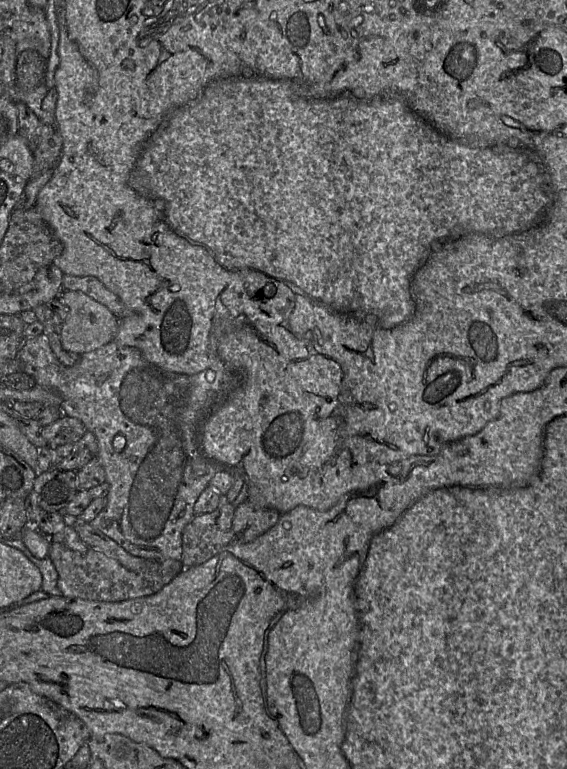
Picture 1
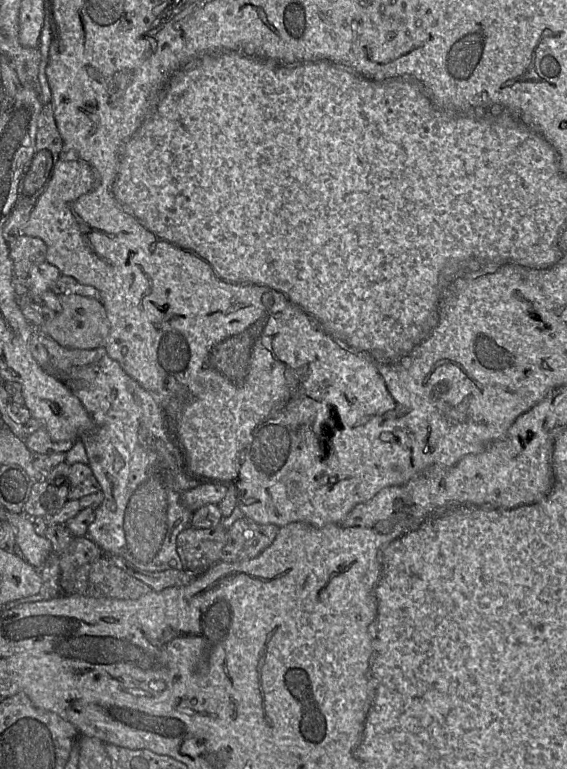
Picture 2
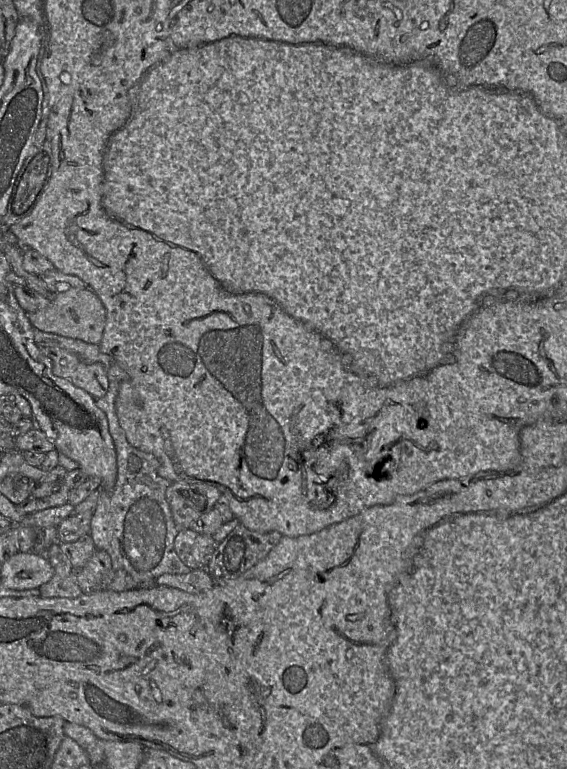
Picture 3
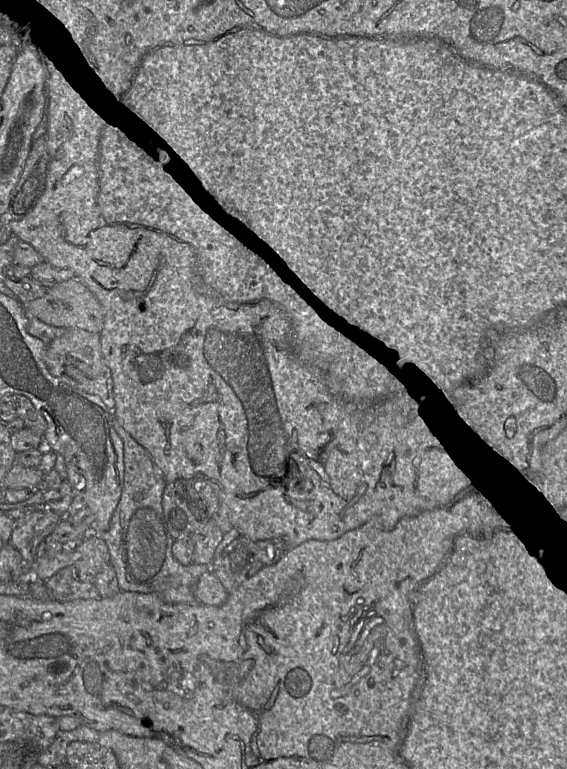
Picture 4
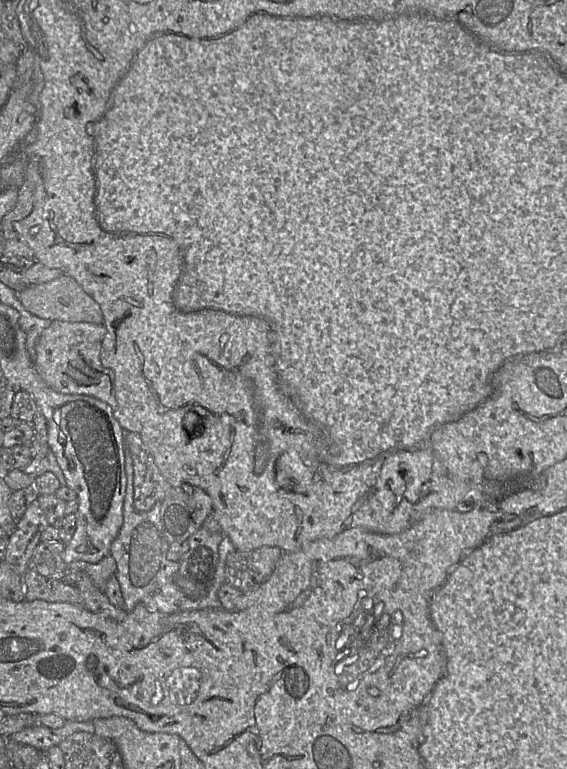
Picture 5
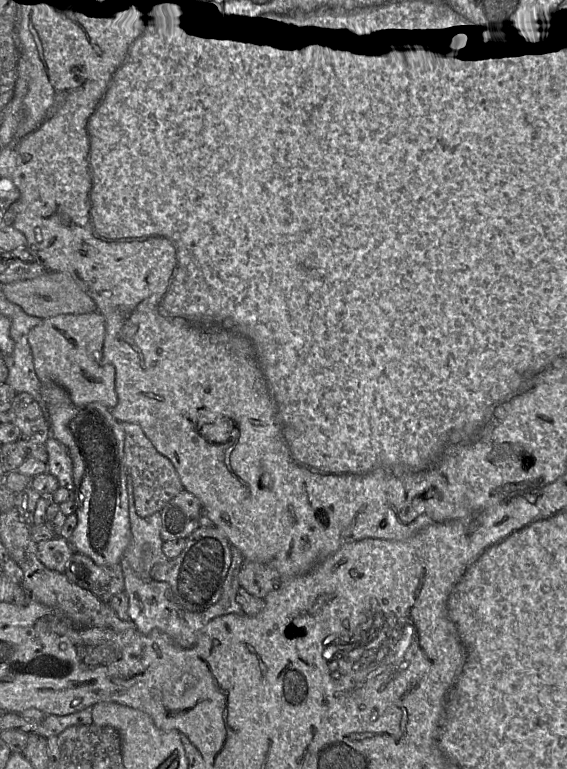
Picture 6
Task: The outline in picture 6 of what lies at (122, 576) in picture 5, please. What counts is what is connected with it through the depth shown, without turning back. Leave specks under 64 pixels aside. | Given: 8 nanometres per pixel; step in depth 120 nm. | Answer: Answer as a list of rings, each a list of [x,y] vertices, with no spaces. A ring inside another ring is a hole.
[[[127,471],[126,487],[132,538],[120,564],[124,576],[124,592],[126,592],[129,600],[128,613],[130,620],[134,622],[136,629],[142,634],[147,635],[153,631],[159,631],[169,636],[178,646],[186,649],[192,648],[197,642],[199,630],[214,618],[227,614],[244,614],[240,604],[236,601],[236,595],[240,588],[239,572],[245,558],[239,549],[231,546],[232,561],[219,600],[199,612],[182,608],[173,600],[173,592],[169,583],[156,581],[151,576],[151,570],[155,564],[164,563],[168,560],[163,552],[161,512],[156,512],[148,517],[140,517],[135,509],[132,477]]]

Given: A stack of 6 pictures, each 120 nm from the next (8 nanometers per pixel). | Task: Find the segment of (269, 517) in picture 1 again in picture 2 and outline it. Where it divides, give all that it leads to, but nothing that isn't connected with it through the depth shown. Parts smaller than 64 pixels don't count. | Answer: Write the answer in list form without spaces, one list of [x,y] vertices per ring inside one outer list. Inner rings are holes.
[[[244,516],[228,529],[227,542],[219,561],[241,562],[257,557],[274,542],[279,530],[280,527],[275,524],[259,524]]]

